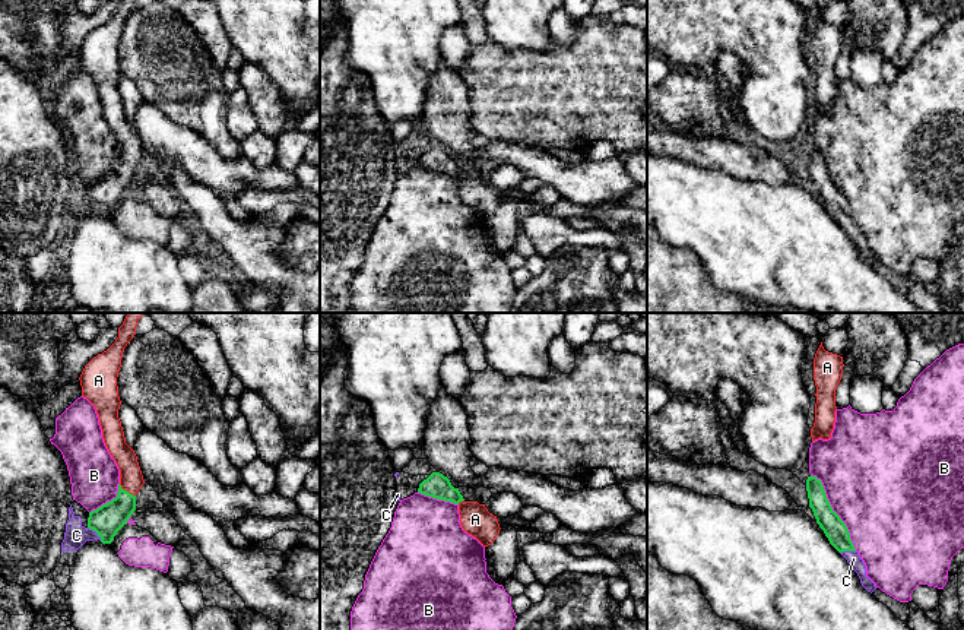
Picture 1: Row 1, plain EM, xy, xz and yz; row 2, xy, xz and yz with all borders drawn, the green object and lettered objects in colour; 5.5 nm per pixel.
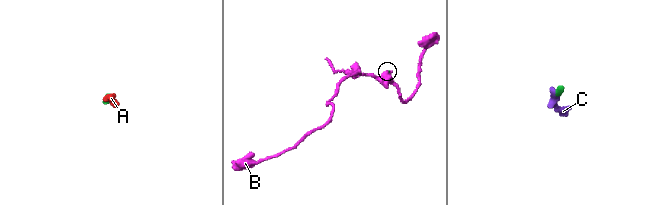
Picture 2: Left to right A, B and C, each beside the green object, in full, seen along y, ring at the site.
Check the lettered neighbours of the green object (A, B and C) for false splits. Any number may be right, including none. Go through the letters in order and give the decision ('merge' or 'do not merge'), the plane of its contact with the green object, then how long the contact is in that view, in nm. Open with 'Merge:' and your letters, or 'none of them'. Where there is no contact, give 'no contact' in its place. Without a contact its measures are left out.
Merge: A, C
A: merge; contact in xy; length 120 nm
B: do not merge; contact in yz; length 500 nm
C: merge; contact in xy; length 110 nm

